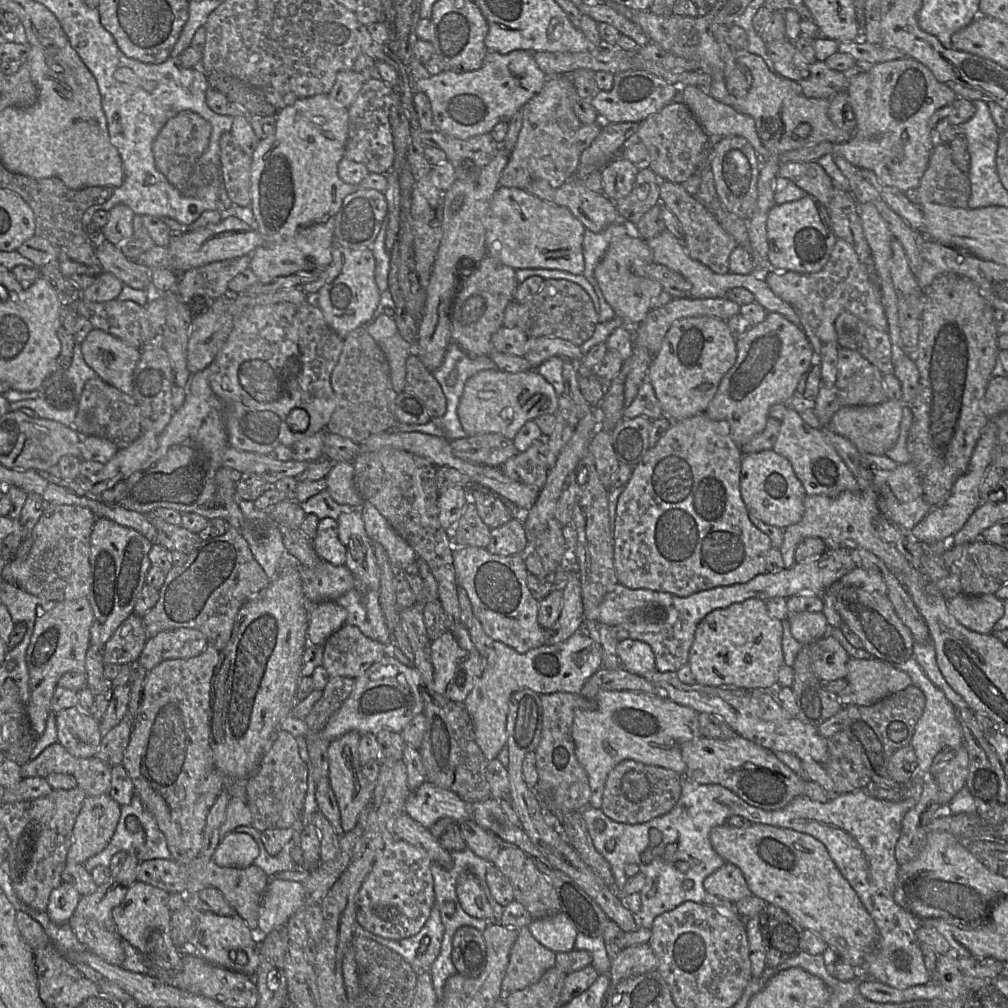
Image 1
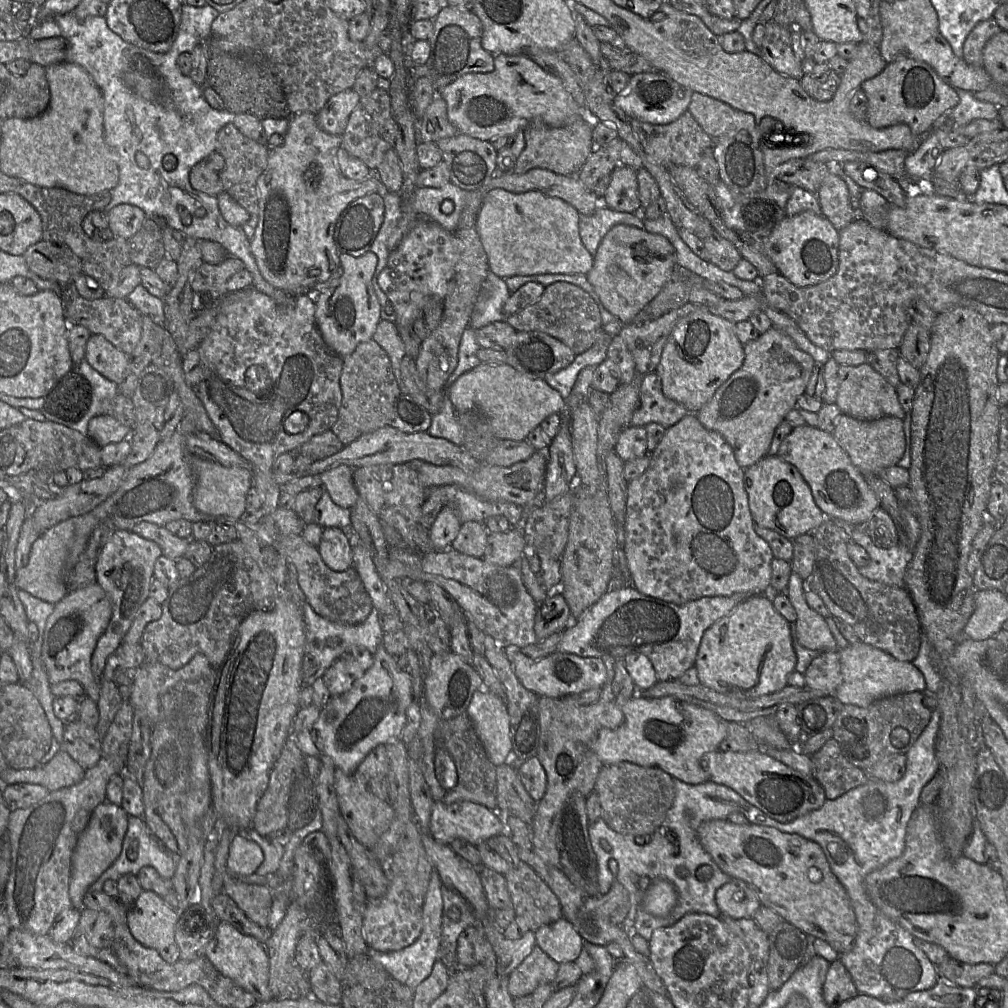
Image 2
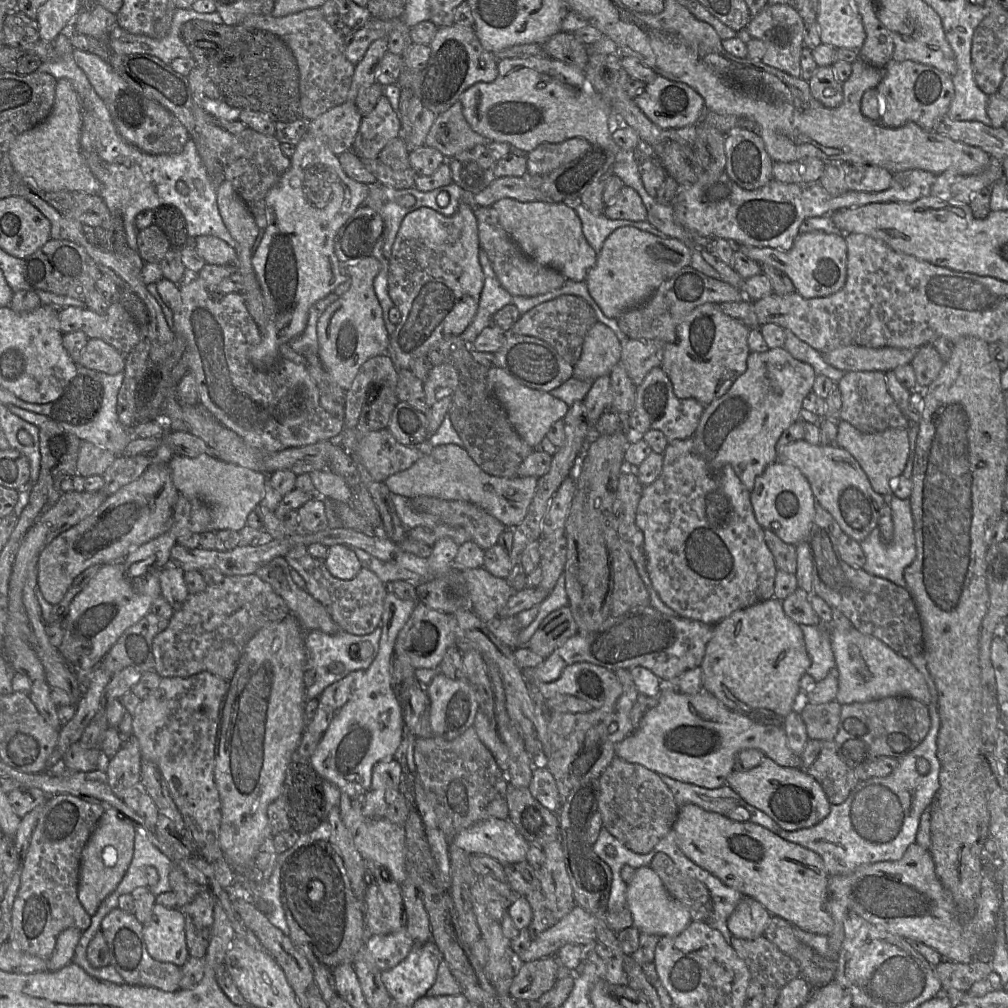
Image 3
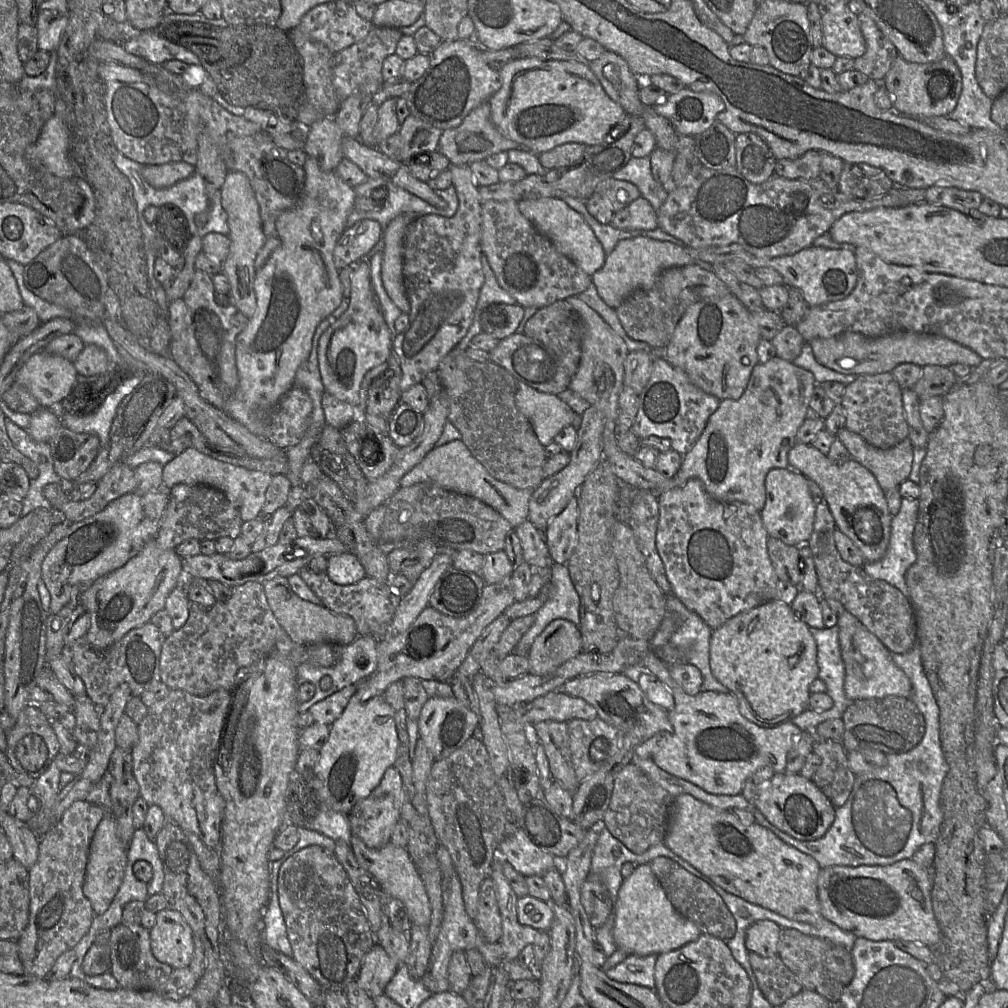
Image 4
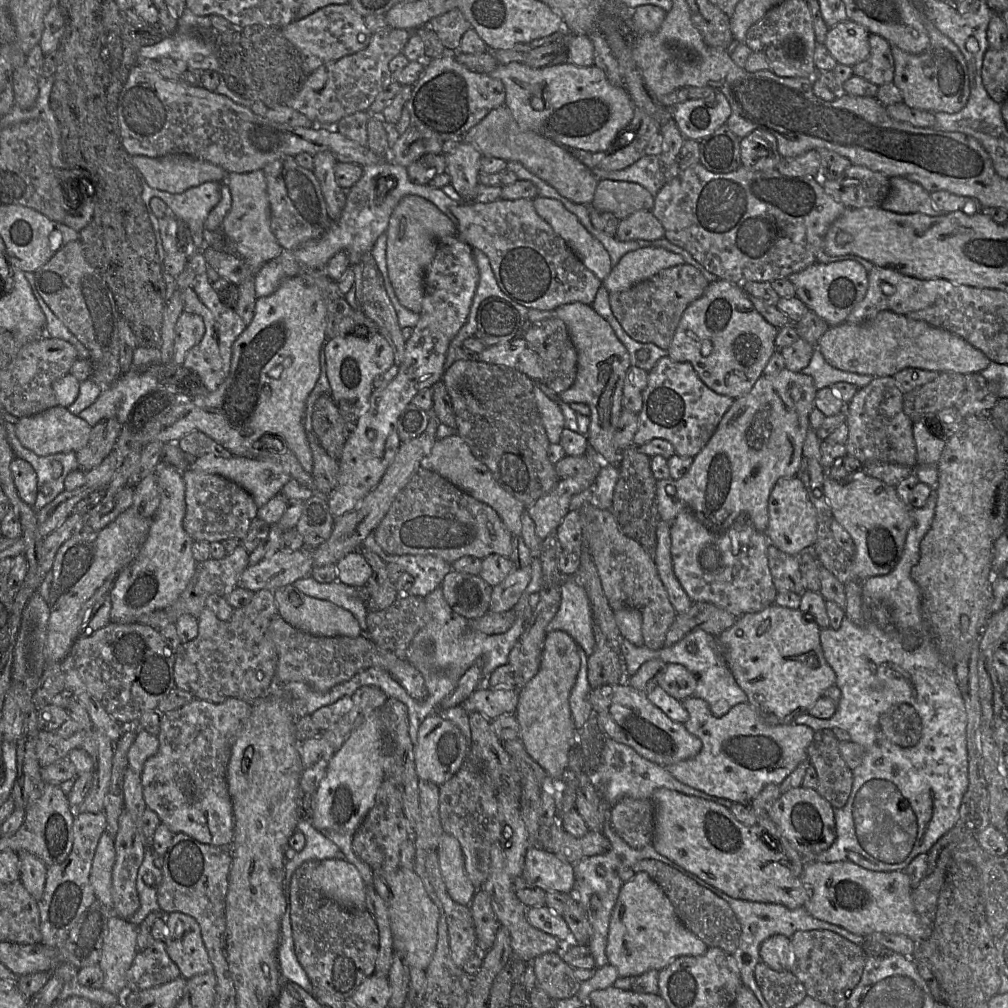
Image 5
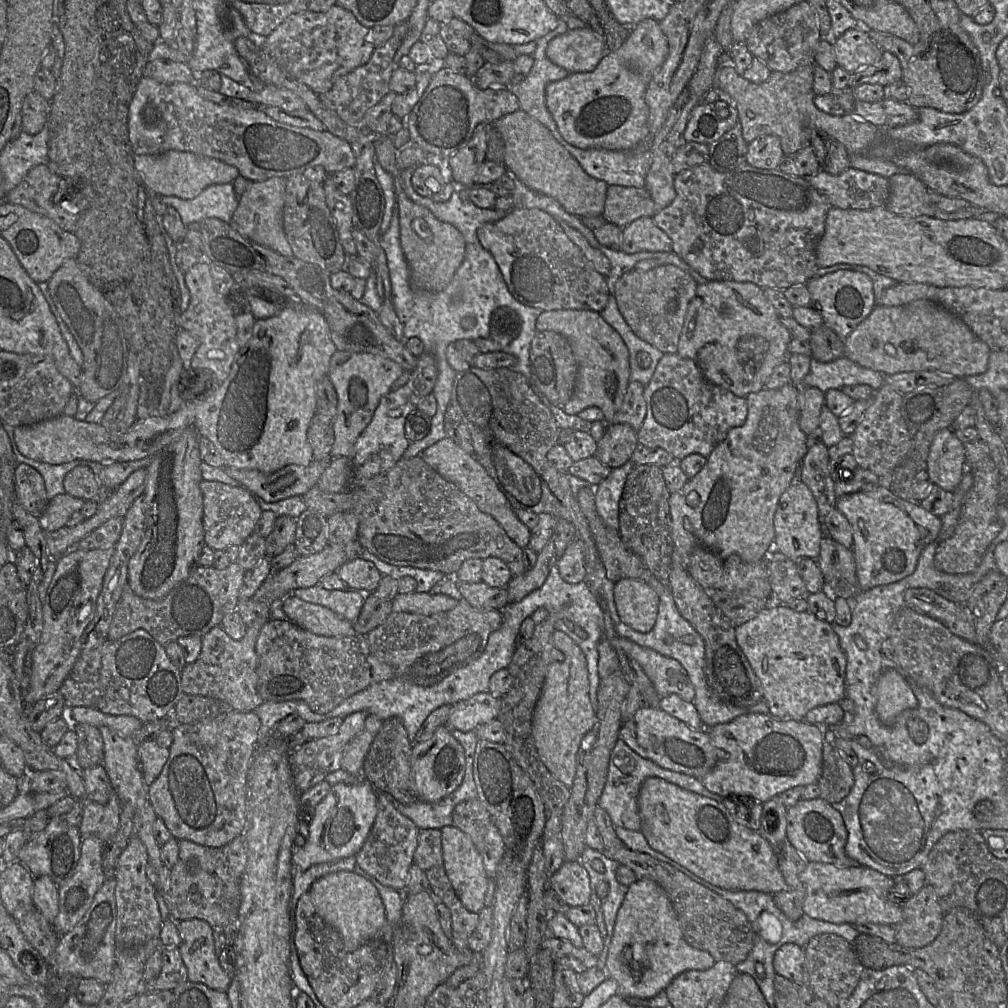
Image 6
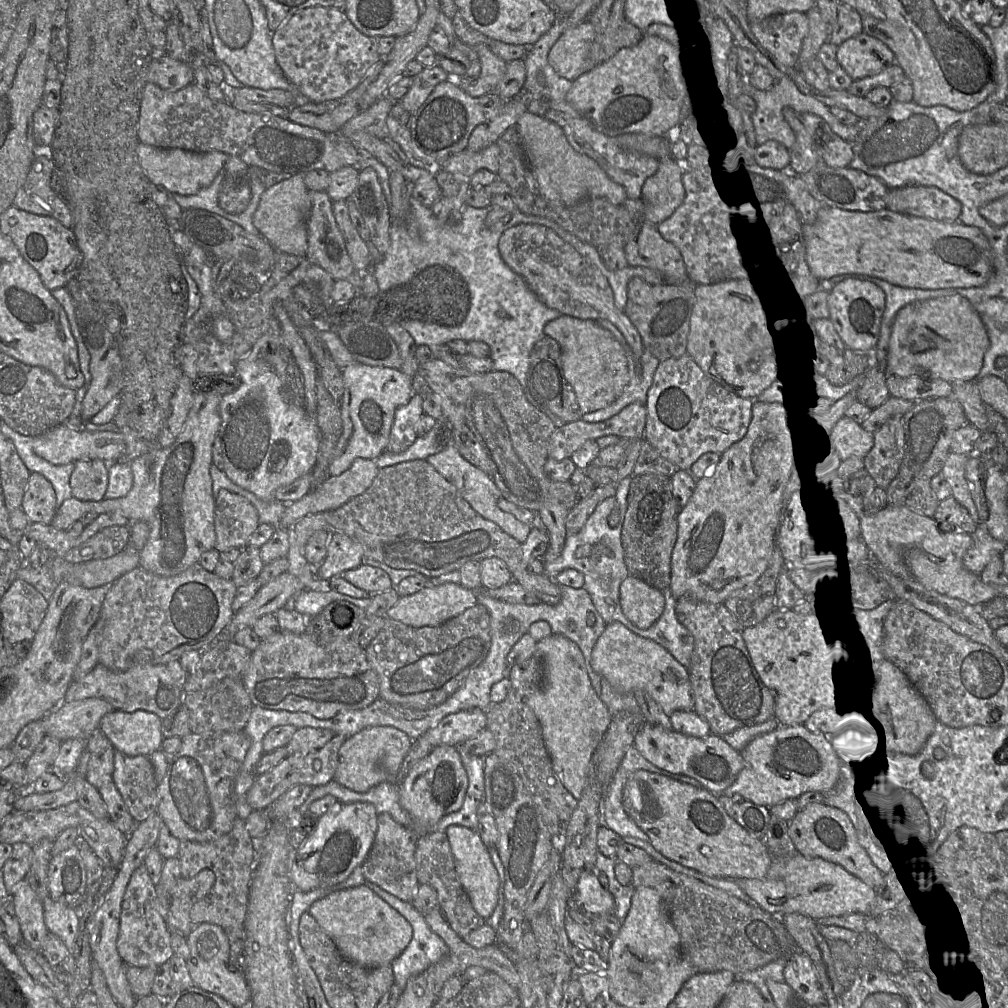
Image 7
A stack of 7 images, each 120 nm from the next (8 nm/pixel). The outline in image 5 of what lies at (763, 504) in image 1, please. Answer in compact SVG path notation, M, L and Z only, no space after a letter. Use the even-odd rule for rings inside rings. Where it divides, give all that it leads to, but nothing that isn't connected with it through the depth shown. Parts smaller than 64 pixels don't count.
M797 476L780 478L775 483L768 500L768 510L766 534L770 544L793 556L812 550L817 538L817 513L803 482Z

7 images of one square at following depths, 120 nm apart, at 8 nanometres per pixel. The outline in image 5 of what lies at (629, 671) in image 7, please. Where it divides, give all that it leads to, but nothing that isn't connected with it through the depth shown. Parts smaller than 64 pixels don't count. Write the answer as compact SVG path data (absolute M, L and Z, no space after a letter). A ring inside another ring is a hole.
M670 663L659 680L661 686L669 695L677 700L684 700L694 696L696 690L696 678L682 664Z

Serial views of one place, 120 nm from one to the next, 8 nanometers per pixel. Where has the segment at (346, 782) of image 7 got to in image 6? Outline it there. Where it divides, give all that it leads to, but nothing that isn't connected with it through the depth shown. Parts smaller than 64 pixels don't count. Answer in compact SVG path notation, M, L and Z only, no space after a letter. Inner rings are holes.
M368 715L363 731L345 747L341 768L350 774L361 775L370 747L382 727L383 720Z

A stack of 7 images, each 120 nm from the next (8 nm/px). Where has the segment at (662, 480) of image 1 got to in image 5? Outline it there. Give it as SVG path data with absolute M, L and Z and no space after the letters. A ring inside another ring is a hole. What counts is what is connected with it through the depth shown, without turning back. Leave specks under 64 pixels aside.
M684 510L670 524L670 537L674 574L693 603L712 603L736 617L761 611L775 603L778 591L769 568L770 541L766 532L755 529L748 515L740 514L727 530L714 532L706 528L691 511Z

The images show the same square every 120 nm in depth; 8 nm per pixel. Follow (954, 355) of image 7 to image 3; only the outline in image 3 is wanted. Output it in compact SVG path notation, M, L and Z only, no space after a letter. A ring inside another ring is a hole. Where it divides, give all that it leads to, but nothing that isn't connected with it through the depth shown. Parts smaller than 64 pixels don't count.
M848 345L822 353L822 358L829 365L845 372L887 372L898 366L911 364L915 353L916 349Z

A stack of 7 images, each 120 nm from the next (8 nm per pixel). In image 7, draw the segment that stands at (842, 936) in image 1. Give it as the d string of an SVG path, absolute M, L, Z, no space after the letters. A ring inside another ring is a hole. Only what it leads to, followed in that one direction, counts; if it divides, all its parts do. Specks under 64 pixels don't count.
M646 770L634 772L623 789L626 813L664 857L703 875L724 879L761 879L772 856L767 846L750 836L721 805L719 795Z

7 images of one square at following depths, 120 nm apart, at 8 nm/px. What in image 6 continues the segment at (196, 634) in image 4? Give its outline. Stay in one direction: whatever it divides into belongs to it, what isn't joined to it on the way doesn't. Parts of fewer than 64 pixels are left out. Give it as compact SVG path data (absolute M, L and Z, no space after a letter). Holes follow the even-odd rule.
M221 625L213 627L202 637L202 650L198 659L193 663L186 663L181 670L183 692L224 701L235 711L254 711L264 702L257 691L256 643L261 628L261 626L247 626L245 636L235 640Z

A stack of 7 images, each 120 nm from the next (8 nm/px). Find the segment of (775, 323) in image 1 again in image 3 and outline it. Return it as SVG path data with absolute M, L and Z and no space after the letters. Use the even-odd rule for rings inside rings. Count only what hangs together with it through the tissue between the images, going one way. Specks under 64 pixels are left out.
M784 347L766 352L750 352L747 369L721 397L705 406L693 436L694 448L712 471L731 465L746 489L751 492L756 478L777 461L776 444L781 434L800 418L804 398L812 391L816 374L812 366L795 359Z

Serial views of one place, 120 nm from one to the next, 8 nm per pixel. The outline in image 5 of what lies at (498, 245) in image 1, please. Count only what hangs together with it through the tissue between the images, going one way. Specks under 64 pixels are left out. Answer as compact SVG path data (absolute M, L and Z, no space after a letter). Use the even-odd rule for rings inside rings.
M542 196L532 201L538 215L567 243L586 268L603 281L611 273L612 265L602 243L560 201Z

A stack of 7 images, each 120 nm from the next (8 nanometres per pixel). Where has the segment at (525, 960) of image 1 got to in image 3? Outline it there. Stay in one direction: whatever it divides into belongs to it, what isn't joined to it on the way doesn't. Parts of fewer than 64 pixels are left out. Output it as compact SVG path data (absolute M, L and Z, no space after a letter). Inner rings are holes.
M554 956L522 963L513 977L509 996L516 1000L538 1000L557 981L558 961Z

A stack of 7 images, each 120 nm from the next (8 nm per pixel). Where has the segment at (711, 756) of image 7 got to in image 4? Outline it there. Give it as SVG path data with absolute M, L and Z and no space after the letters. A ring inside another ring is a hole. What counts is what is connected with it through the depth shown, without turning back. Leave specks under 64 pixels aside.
M594 673L580 675L568 680L555 692L580 698L593 706L597 716L617 728L620 732L634 732L644 742L660 732L673 732L673 726L668 718L668 711L650 702L637 682L625 675L613 673Z

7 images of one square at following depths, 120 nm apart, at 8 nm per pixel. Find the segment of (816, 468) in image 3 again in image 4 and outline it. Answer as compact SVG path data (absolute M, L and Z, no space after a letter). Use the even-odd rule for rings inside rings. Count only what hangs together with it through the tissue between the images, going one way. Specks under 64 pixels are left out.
M796 444L788 453L788 462L789 468L813 480L819 486L836 528L861 550L864 564L880 560L889 544L893 516L889 512L885 492L872 473L853 459L844 463L834 463L811 444Z

